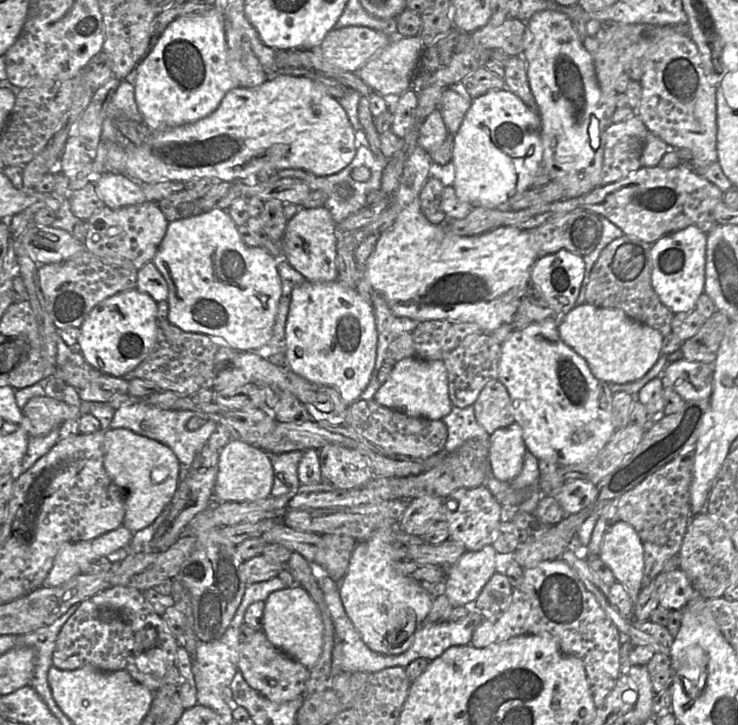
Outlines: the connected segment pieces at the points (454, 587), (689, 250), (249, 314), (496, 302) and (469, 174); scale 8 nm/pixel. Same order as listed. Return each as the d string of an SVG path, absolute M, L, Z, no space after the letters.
M493 545L479 551L466 551L454 564L447 566L443 593L453 606L472 606L481 590L496 572Z
M696 225L661 237L652 244L651 282L661 302L674 314L696 308L699 296L704 293L707 234Z
M215 208L169 222L152 262L168 285L168 320L185 332L219 337L236 351L259 351L270 342L282 293L277 261L259 247L247 246L227 210Z
M417 145L405 162L400 183L391 198L397 219L379 236L374 251L360 268L372 289L384 297L396 316L419 322L448 320L476 323L482 333L492 334L502 324L511 323L521 298L531 285L531 270L538 255L531 245L529 230L500 226L478 235L459 236L447 226L446 216L443 223L430 223L422 213L419 201L430 168L430 154Z
M507 88L491 90L472 100L459 130L454 135L451 162L455 168L453 188L457 197L472 207L503 208L516 194L531 188L543 162L541 120L536 110L527 106Z

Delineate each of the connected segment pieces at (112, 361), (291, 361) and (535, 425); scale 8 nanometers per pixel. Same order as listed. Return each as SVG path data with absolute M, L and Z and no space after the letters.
M135 289L116 293L96 305L80 326L77 346L84 359L102 374L124 377L150 353L156 340L158 303Z
M338 279L327 283L305 281L291 294L285 329L285 357L288 368L304 379L334 388L348 406L360 399L375 366L378 334L372 304Z
M548 318L514 330L501 343L496 379L508 392L514 422L522 428L527 451L538 460L564 467L592 459L616 428L608 383L598 380L585 359L561 340L558 322Z

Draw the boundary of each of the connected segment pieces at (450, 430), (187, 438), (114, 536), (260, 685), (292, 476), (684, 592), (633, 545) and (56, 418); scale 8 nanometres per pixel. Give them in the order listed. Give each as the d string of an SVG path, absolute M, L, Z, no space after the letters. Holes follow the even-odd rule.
M473 405L465 408L452 406L448 415L441 419L447 427L446 453L452 453L470 439L489 441L489 434L477 422Z
M134 403L128 406L121 406L115 411L110 423L111 429L126 428L167 445L179 460L180 482L185 479L195 456L207 443L216 426L217 423L209 419L208 413L205 411L162 409L146 403ZM193 417L204 420L204 423L196 430L188 430L187 423Z
M121 525L92 540L64 542L54 558L43 586L59 586L74 576L84 574L88 564L100 557L108 557L116 550L129 545L133 532Z
M256 630L249 641L240 642L238 671L249 686L276 703L288 702L304 694L309 678L309 669L275 647L263 630Z
M303 451L269 455L274 472L270 496L279 497L296 490L301 485L298 478L298 465Z
M676 569L667 573L667 578L658 590L659 606L674 611L683 609L686 604L699 595L687 575Z
M618 520L605 534L599 553L616 581L627 590L634 606L642 589L644 550L636 530Z
M44 395L31 398L21 411L29 436L42 436L48 434L53 428L59 427L68 419L79 419L84 413L89 413L90 404L89 402L82 401L80 405L75 406Z

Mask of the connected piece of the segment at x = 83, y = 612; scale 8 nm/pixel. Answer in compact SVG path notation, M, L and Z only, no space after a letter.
M117 585L78 604L58 634L52 665L60 670L91 665L104 672L127 671L134 680L156 692L167 670L176 665L179 647L177 639L148 605L142 592Z

